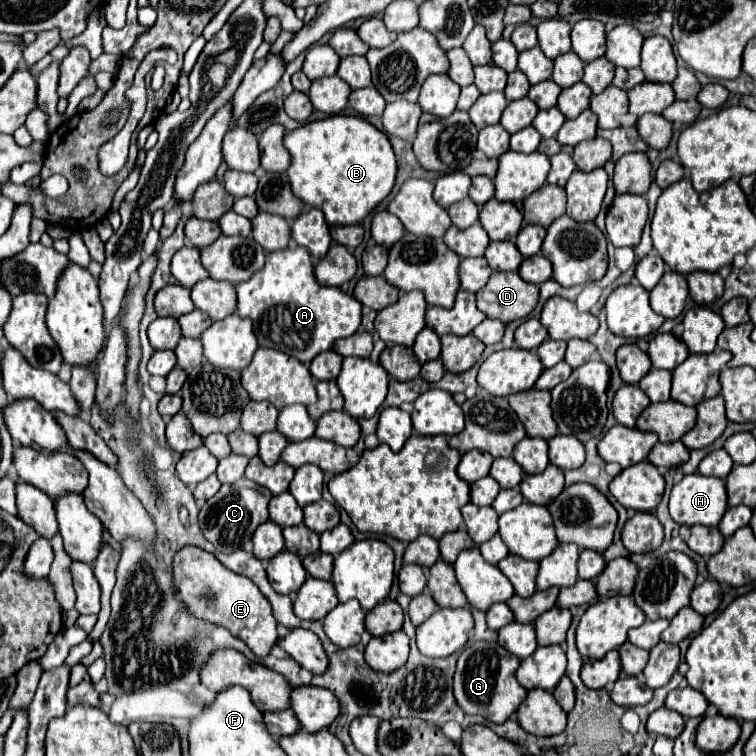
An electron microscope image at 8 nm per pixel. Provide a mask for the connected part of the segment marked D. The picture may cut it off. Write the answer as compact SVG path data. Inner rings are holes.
M493 273L489 283L477 291L477 307L503 323L527 317L539 301L539 285L527 283L519 273Z

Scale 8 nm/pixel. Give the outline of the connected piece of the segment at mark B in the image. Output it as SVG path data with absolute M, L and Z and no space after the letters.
M333 115L305 123L285 135L285 147L293 157L287 171L293 193L303 203L321 209L329 225L363 221L393 191L397 173L393 147L387 135L363 117Z

